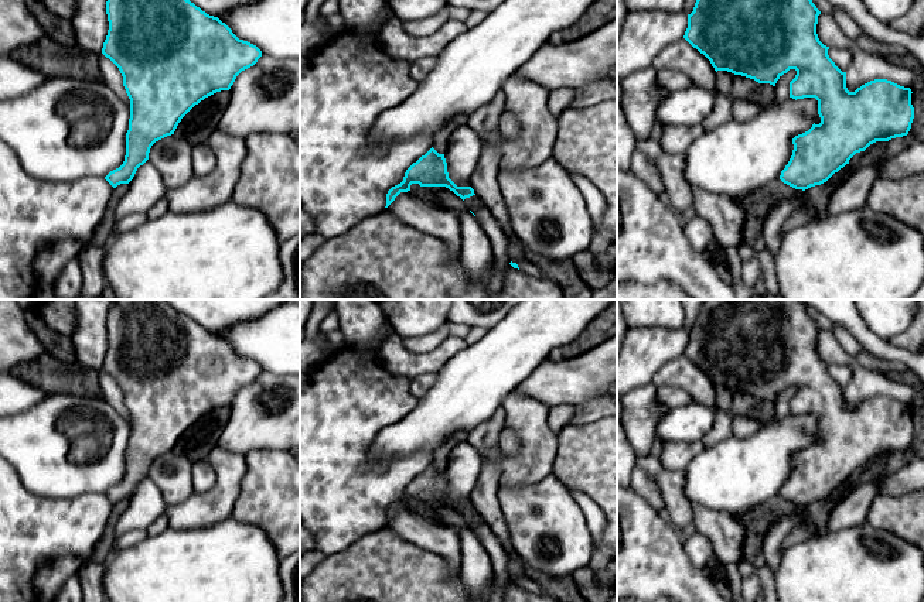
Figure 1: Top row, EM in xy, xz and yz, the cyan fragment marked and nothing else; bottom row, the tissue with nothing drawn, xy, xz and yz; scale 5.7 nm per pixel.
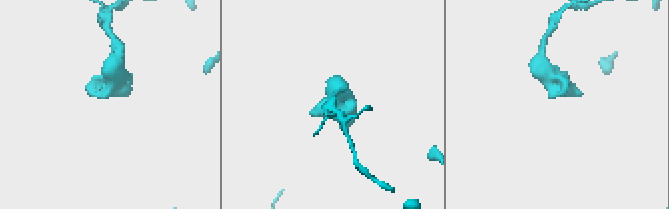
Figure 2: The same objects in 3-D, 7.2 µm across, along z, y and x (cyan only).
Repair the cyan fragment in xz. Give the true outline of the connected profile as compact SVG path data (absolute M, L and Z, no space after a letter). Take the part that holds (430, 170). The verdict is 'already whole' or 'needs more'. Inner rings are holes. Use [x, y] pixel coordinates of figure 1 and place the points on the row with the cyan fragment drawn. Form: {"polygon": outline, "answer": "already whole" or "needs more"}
{"polygon": "M433 147L406 170L400 184L388 191L385 208L388 208L400 192L410 191L412 184L419 184L420 187L446 187L463 201L475 195L471 187L457 187L449 178L444 154L439 154Z", "answer": "already whole"}

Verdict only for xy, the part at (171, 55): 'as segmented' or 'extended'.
as segmented

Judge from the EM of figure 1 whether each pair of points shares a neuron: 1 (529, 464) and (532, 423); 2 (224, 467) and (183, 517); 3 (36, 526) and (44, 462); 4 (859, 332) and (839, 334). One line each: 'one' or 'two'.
1: one
2: one
3: two
4: two

